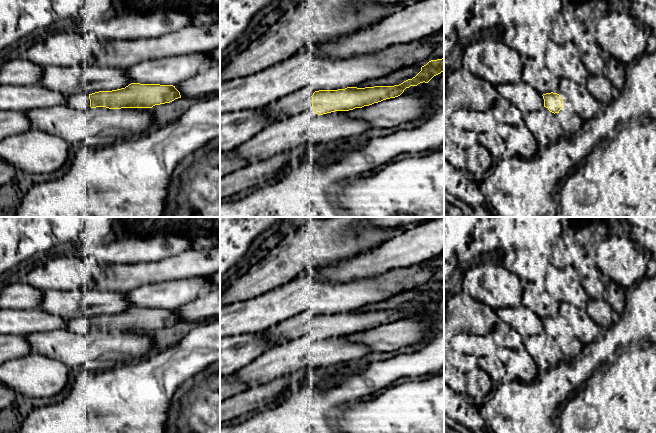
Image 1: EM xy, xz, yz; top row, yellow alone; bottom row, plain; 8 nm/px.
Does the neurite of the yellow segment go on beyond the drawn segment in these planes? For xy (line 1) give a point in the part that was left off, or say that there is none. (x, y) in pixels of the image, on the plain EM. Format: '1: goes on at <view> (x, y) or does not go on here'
1: goes on at xy (80, 325)

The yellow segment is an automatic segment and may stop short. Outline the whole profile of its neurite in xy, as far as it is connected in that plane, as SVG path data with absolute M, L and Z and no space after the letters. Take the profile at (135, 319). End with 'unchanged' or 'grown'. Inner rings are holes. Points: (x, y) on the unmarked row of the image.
M131 307L112 315L67 319L64 329L78 334L88 334L90 331L152 332L178 322L181 322L180 316L173 309Z | grown

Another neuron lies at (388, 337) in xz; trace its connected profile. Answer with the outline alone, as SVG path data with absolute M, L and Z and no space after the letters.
M423 317L400 319L346 336L352 342L367 345L372 352L392 352L426 339L429 323Z

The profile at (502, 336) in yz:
M498 320L489 328L487 334L497 348L521 348L521 337Z

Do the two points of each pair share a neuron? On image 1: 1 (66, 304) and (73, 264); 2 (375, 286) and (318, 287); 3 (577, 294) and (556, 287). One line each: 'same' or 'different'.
1: different
2: same
3: same

